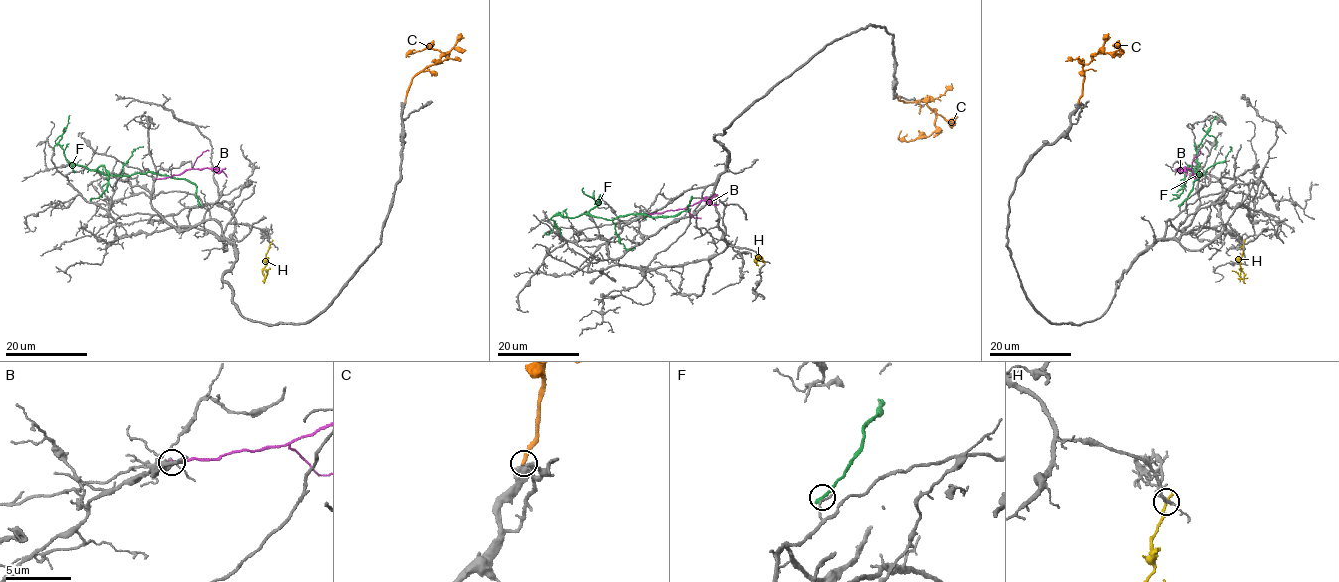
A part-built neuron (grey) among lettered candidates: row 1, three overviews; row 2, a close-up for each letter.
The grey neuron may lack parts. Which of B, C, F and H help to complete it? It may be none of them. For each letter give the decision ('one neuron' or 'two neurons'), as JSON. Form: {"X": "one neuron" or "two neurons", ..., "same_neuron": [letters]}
{"B": "two neurons", "C": "two neurons", "F": "two neurons", "H": "two neurons", "same_neuron": []}

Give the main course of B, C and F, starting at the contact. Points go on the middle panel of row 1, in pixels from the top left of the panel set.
B: (648, 213), (682, 209), (701, 200), (719, 203)
C: (897, 96), (900, 100), (921, 100), (935, 114), (936, 129), (928, 136), (903, 141), (899, 137), (901, 130)
F: (691, 198), (688, 210), (673, 216), (625, 215), (611, 220), (588, 213), (555, 215), (552, 230), (544, 233)

